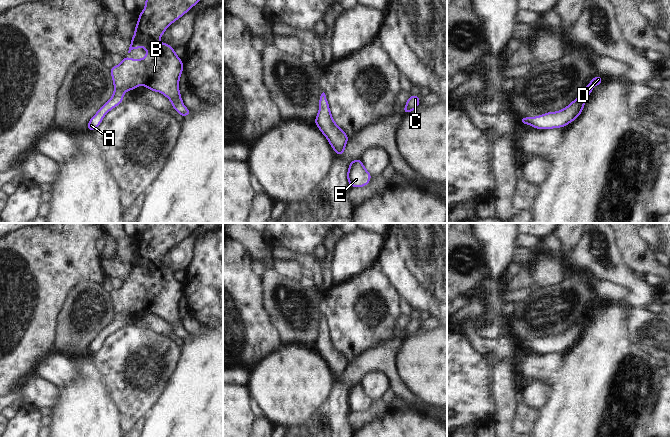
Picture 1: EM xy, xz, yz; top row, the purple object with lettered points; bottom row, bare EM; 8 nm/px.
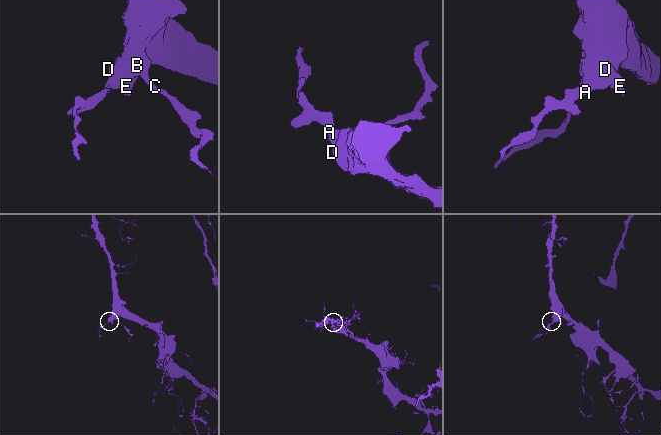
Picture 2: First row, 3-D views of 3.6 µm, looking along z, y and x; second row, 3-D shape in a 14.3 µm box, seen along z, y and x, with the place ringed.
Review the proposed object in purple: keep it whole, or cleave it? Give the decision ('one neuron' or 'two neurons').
one neuron

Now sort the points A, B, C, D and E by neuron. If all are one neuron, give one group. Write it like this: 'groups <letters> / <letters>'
groups A B C D E

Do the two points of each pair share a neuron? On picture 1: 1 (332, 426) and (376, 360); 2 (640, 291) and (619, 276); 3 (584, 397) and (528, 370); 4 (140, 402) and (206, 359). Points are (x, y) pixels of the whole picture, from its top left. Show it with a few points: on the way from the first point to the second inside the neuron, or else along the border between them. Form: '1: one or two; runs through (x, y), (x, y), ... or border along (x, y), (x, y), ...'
1: one; runs through (336, 408), (337, 398), (343, 385), (358, 370)
2: one; runs through (635, 286), (624, 277)
3: two; border along (564, 361), (557, 371), (551, 386)
4: two; border along (176, 365), (165, 388), (152, 406)

